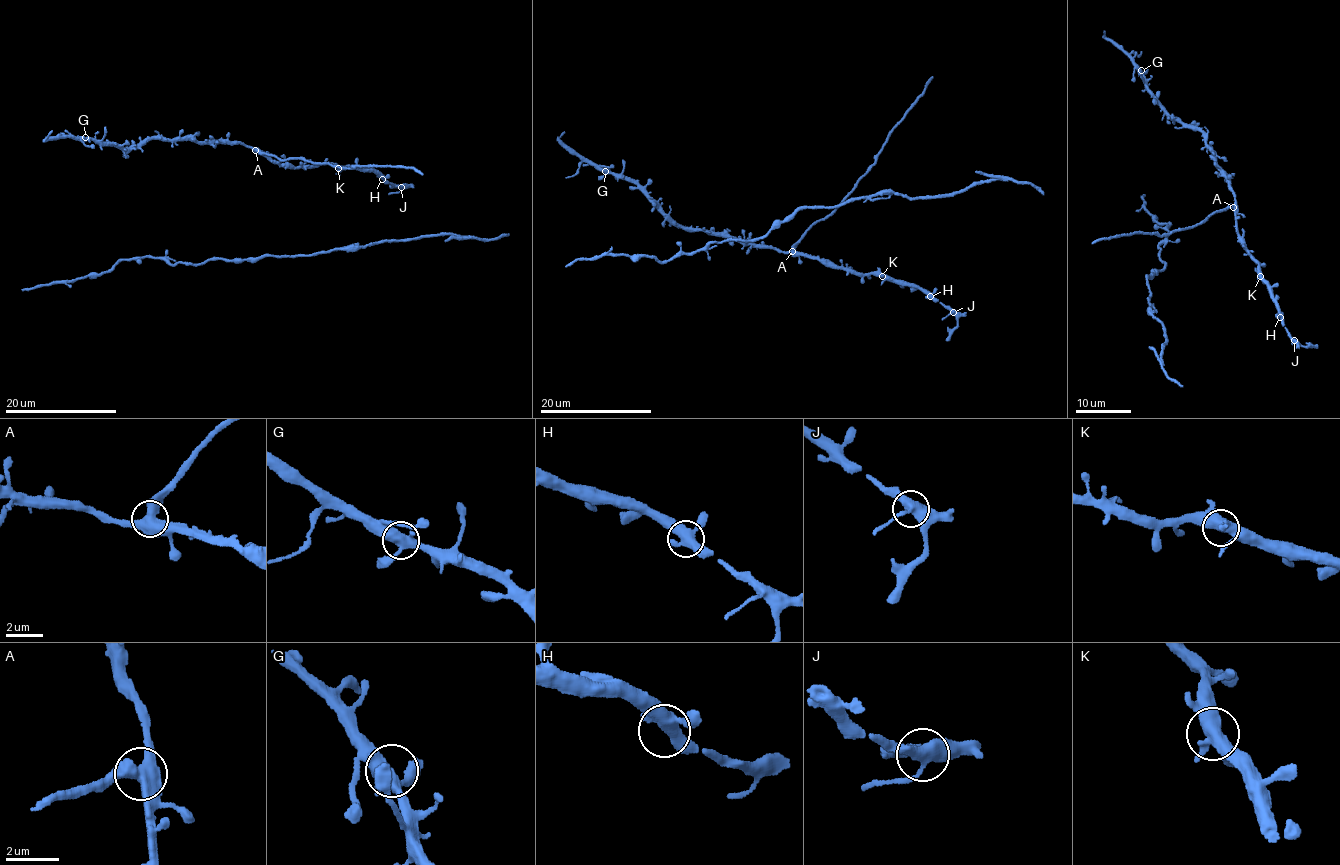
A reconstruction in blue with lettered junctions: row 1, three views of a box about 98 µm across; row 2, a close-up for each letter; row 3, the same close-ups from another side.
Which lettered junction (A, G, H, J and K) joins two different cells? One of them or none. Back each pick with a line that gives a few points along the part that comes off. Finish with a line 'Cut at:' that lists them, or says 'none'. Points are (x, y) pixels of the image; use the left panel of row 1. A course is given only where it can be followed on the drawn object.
A: course (256, 150), (280, 159), (327, 163), (342, 169), (357, 166), (411, 167), (423, 174)
Cut at: A

